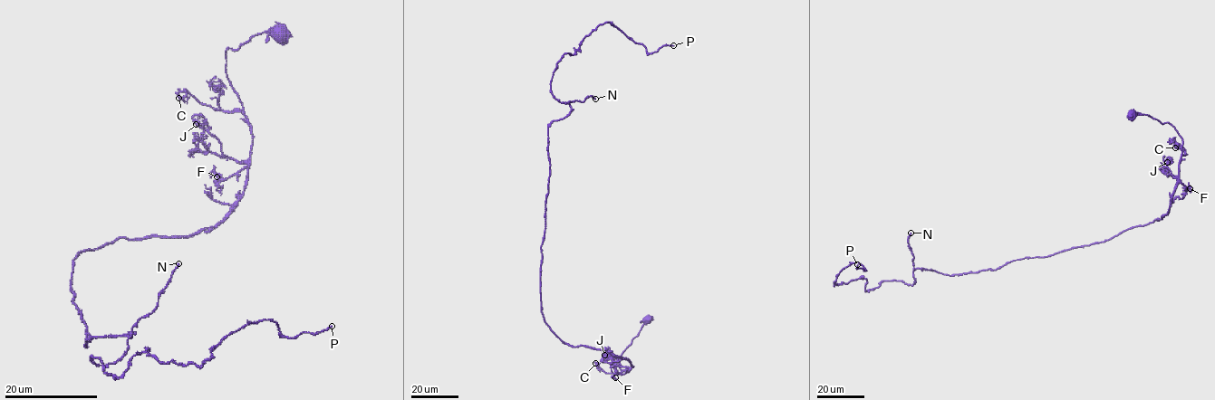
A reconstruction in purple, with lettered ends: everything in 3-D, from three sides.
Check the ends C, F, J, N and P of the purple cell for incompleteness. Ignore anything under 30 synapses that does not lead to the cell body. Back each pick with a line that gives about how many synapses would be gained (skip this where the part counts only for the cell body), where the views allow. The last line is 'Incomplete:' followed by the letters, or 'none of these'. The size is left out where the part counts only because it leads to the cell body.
N: 160 syn
P: 50 syn
Incomplete: N, P

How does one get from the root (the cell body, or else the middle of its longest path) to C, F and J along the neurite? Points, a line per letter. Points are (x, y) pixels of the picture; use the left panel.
C: (279, 32), (257, 33), (226, 51), (225, 72), (241, 110), (178, 98)
F: (279, 32), (257, 33), (226, 51), (226, 77), (253, 144), (247, 166), (224, 179), (216, 176)
J: (279, 32), (226, 51), (250, 157), (227, 158), (202, 117), (196, 124)

